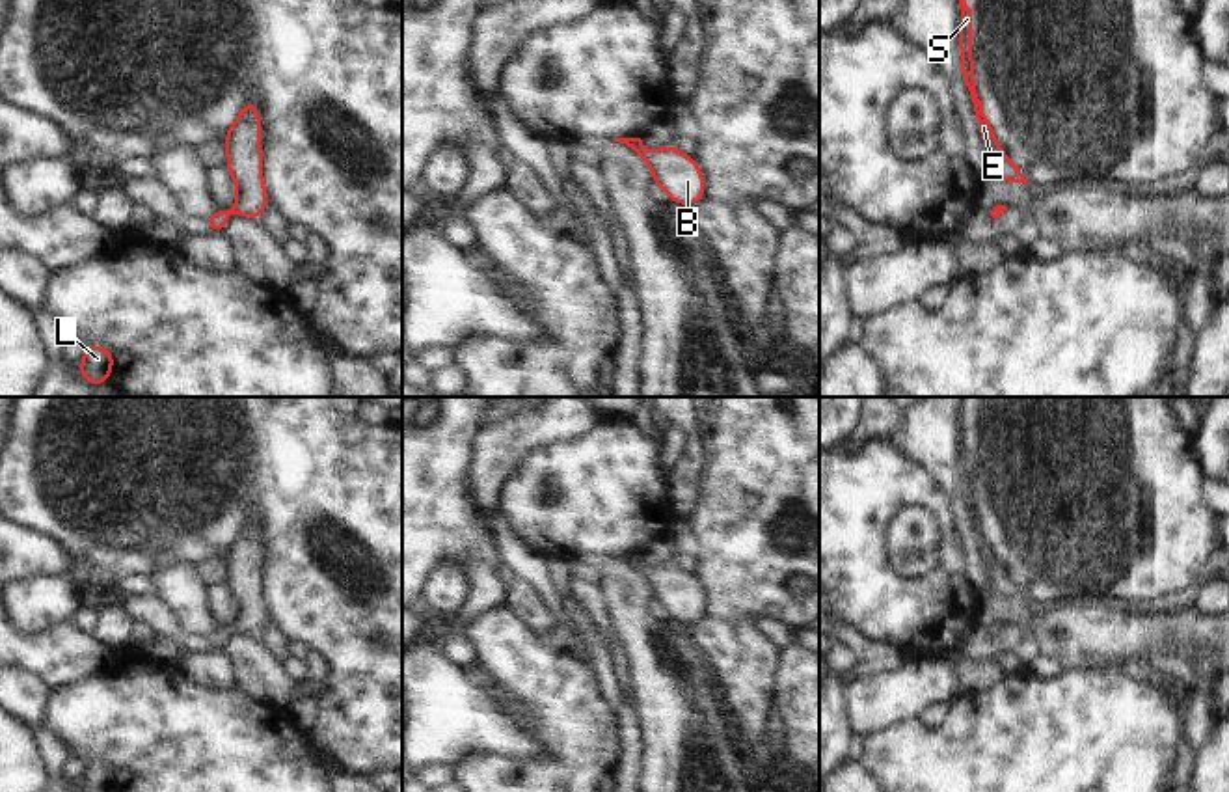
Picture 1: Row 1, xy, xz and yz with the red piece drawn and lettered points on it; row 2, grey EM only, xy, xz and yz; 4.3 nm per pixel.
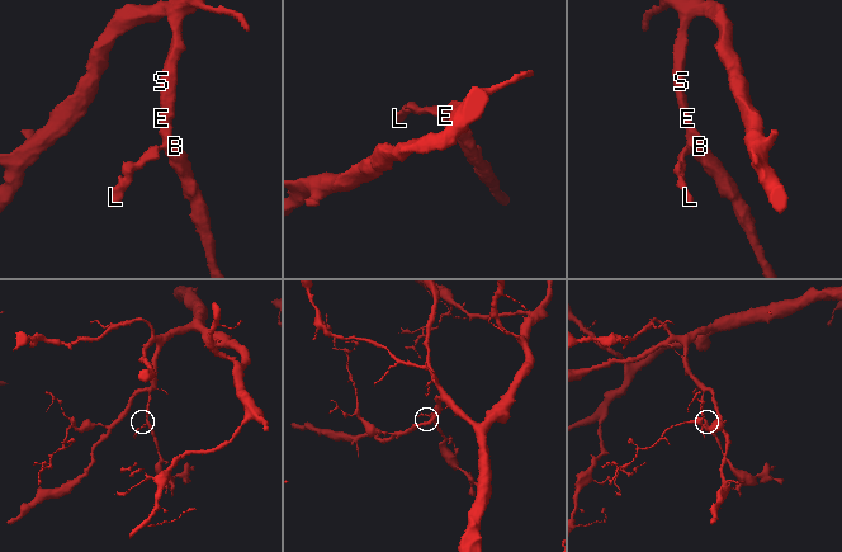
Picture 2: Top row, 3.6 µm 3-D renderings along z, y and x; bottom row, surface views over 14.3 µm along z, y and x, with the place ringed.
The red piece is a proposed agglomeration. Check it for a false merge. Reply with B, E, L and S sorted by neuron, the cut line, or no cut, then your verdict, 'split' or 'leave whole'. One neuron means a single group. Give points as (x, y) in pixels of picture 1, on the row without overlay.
B E L S; no cut; leave whole

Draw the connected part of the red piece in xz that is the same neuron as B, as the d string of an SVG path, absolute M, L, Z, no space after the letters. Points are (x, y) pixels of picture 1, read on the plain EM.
M614 555L642 574L652 589L654 600L670 619L691 622L704 615L704 593L693 574L685 574L674 563L646 568L641 555Z

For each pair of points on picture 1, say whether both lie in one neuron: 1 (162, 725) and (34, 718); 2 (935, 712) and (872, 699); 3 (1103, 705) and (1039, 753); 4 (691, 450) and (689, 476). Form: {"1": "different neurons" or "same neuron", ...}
{"1": "different neurons", "2": "different neurons", "3": "same neuron", "4": "same neuron"}

